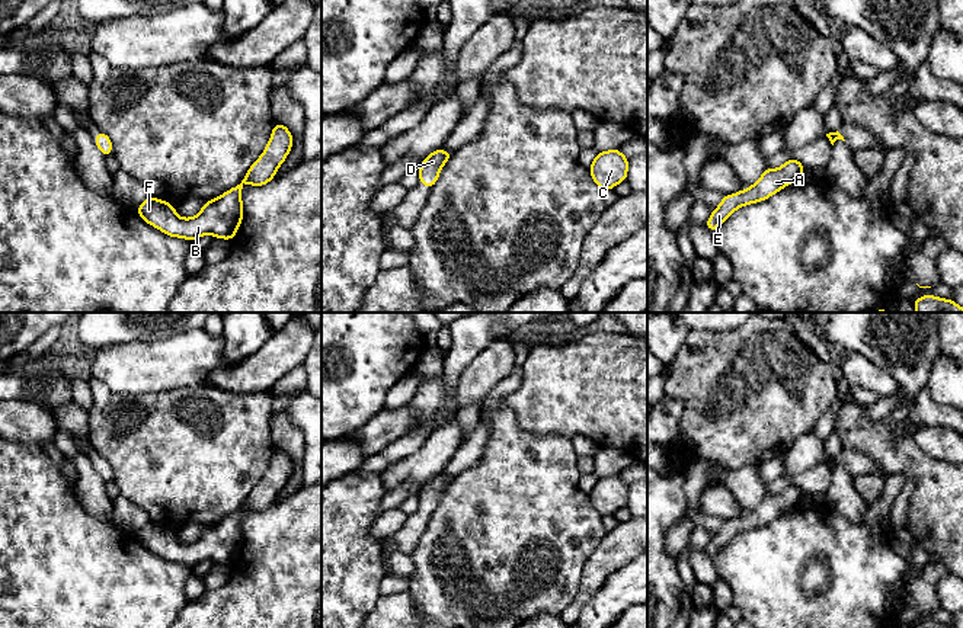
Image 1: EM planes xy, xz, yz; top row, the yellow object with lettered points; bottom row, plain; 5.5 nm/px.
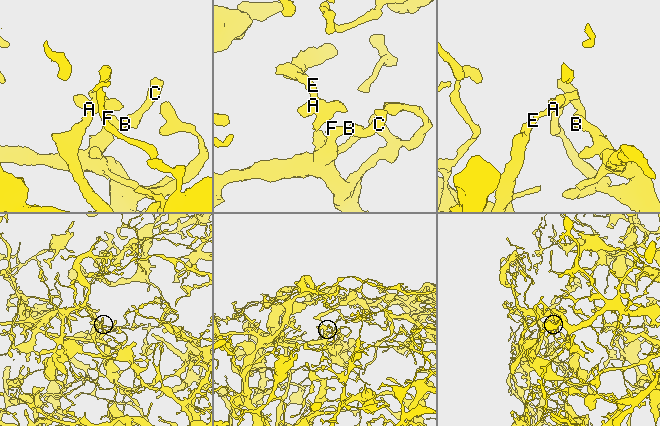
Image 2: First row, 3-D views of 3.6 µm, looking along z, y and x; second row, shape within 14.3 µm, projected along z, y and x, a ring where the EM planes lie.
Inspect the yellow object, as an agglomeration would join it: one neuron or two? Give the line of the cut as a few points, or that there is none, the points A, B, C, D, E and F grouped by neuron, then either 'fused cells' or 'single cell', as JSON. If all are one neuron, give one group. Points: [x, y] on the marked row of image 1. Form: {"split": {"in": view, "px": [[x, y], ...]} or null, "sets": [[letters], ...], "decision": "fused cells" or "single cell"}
{"split": null, "sets": [["A", "B", "C", "D", "E", "F"]], "decision": "single cell"}

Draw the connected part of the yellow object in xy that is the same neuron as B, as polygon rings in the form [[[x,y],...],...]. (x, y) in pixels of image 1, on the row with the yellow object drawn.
[[[275,124],[265,151],[247,170],[240,185],[204,204],[193,218],[180,218],[175,205],[148,196],[135,211],[150,225],[169,237],[195,241],[211,234],[215,238],[234,240],[244,211],[241,204],[243,185],[262,186],[269,183],[292,148],[292,134],[282,124]]]

